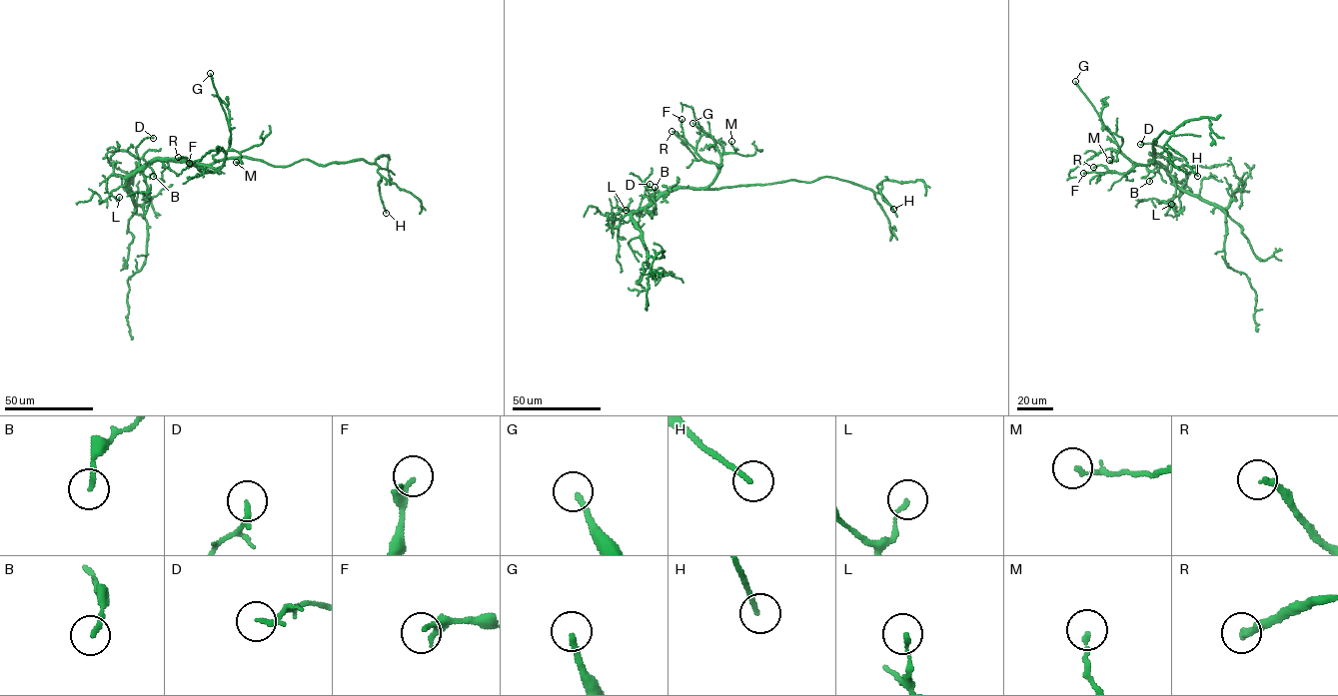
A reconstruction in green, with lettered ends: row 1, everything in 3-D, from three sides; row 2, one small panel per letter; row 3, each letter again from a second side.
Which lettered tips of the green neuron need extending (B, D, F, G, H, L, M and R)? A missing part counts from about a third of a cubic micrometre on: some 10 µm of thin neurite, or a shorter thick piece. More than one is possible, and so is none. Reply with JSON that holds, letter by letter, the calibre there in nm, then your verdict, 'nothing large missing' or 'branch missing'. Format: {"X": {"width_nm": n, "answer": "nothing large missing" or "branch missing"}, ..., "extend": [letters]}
{"B": {"width_nm": 150, "answer": "nothing large missing"}, "D": {"width_nm": 190, "answer": "nothing large missing"}, "F": {"width_nm": 280, "answer": "nothing large missing"}, "G": {"width_nm": 200, "answer": "branch missing"}, "H": {"width_nm": 180, "answer": "branch missing"}, "L": {"width_nm": 150, "answer": "nothing large missing"}, "M": {"width_nm": 180, "answer": "nothing large missing"}, "R": {"width_nm": 220, "answer": "branch missing"}, "extend": ["G", "H", "R"]}

